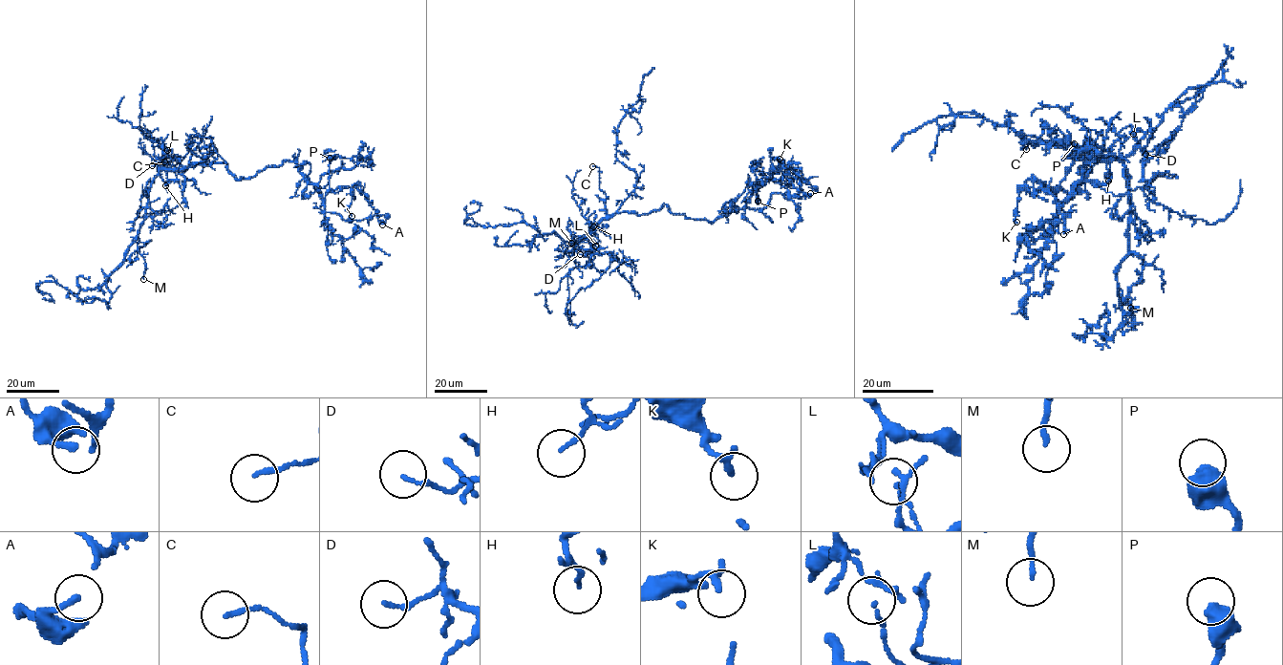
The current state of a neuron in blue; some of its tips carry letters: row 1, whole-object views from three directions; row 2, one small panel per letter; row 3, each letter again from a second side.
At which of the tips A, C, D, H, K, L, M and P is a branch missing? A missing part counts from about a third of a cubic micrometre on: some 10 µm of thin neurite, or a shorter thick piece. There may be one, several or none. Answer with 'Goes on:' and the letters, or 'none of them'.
Goes on: none of them

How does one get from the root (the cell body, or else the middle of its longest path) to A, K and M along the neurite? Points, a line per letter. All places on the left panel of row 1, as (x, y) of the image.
A: (181, 169), (223, 162), (241, 179), (292, 160), (324, 201), (330, 191), (355, 187), (382, 225)
K: (181, 169), (223, 162), (241, 179), (292, 160), (324, 201), (330, 191), (357, 184), (352, 186), (352, 216)
M: (181, 169), (162, 169), (155, 178), (148, 192), (146, 217), (137, 237), (138, 251), (145, 261), (143, 279)

